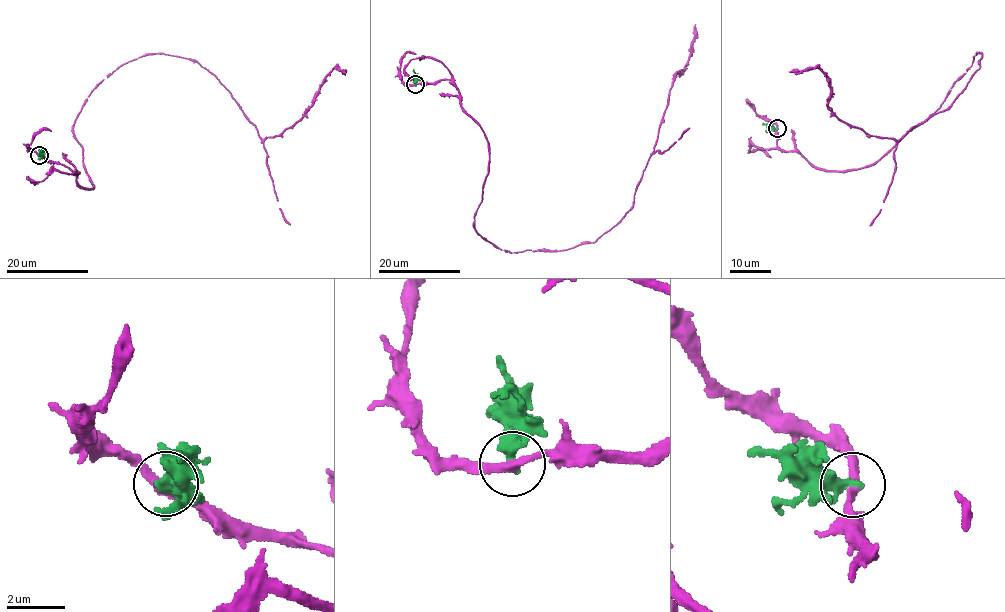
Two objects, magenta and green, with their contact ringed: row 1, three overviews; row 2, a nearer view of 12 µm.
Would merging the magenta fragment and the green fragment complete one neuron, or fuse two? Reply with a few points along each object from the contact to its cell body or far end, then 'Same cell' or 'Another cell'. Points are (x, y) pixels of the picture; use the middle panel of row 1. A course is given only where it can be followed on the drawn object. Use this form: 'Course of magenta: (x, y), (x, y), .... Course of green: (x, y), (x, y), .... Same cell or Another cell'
Course of magenta: (415, 85), (452, 82), (482, 130), (480, 237), (511, 252), (559, 251), (590, 243), (631, 208), (696, 24). Course of green: (415, 85), (413, 69). Another cell

